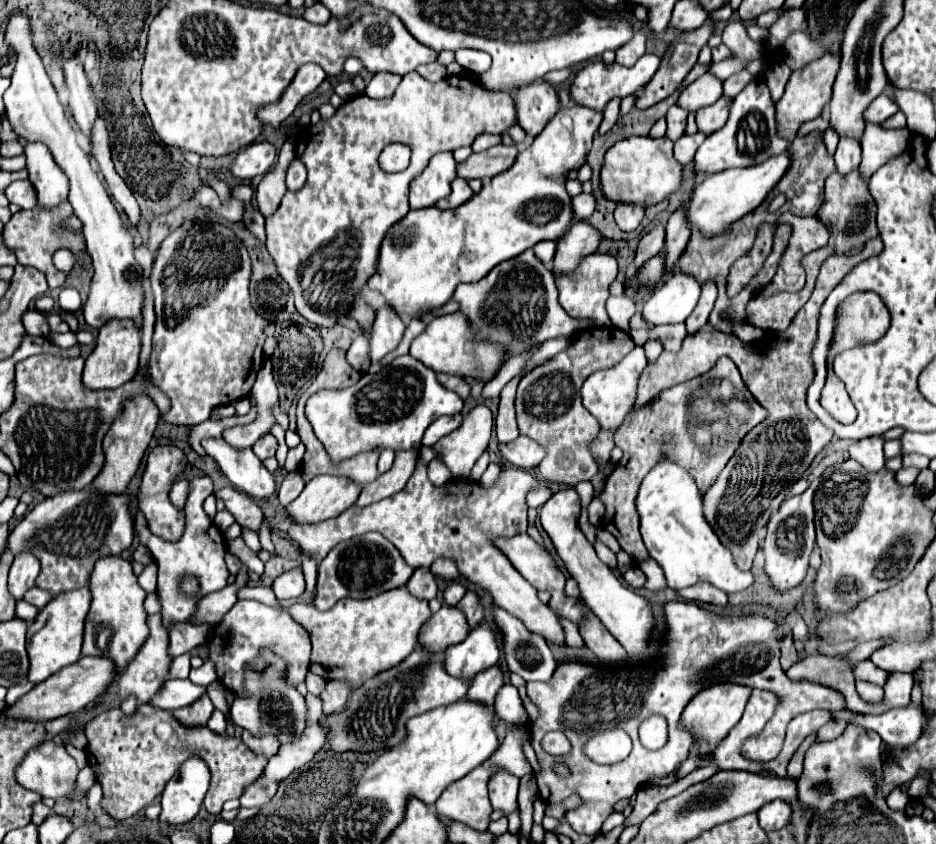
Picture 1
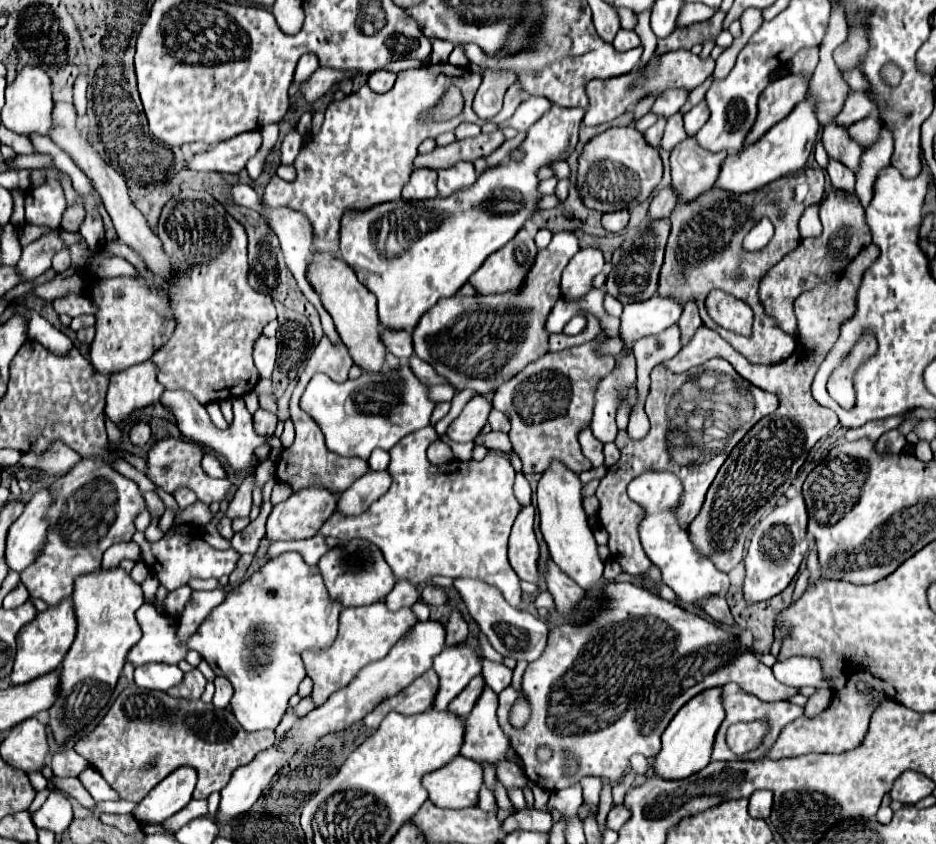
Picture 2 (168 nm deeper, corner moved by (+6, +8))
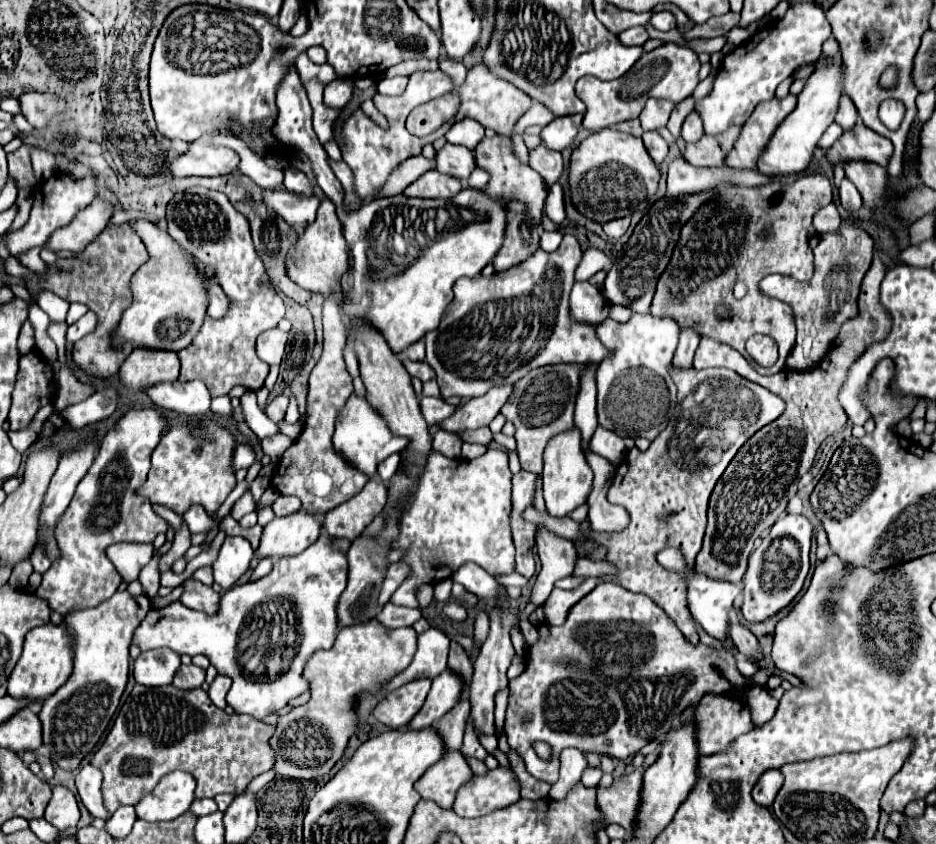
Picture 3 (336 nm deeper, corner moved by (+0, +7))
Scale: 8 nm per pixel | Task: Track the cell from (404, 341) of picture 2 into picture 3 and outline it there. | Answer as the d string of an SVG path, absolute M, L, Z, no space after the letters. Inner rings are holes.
M424 339L416 341L414 345L408 345L408 347L404 349L404 355L406 355L408 359L412 359L412 361L424 361Z

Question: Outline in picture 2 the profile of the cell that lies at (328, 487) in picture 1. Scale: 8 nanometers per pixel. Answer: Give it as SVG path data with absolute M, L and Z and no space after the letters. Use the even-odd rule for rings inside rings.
M304 488L302 492L292 494L286 502L280 502L272 508L268 522L266 522L266 540L276 542L276 540L302 540L302 538L312 538L318 534L318 528L334 514L336 510L336 494L324 490L324 488Z

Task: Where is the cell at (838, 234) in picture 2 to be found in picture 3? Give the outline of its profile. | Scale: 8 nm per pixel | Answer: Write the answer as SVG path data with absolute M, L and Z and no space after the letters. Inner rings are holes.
M854 217L842 219L840 229L836 233L820 235L820 243L814 247L814 275L810 281L800 283L786 275L768 275L760 281L760 289L782 303L788 303L794 313L796 323L796 347L788 355L786 365L790 369L810 369L820 363L820 357L830 349L836 329L848 319L856 315L856 299L860 293L860 281L868 271L874 255L872 237L858 225Z

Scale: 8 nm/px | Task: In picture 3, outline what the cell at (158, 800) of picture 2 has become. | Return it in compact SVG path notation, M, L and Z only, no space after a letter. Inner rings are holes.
M172 771L148 797L136 803L138 819L158 823L158 821L172 821L186 813L194 801L196 779L186 771Z

